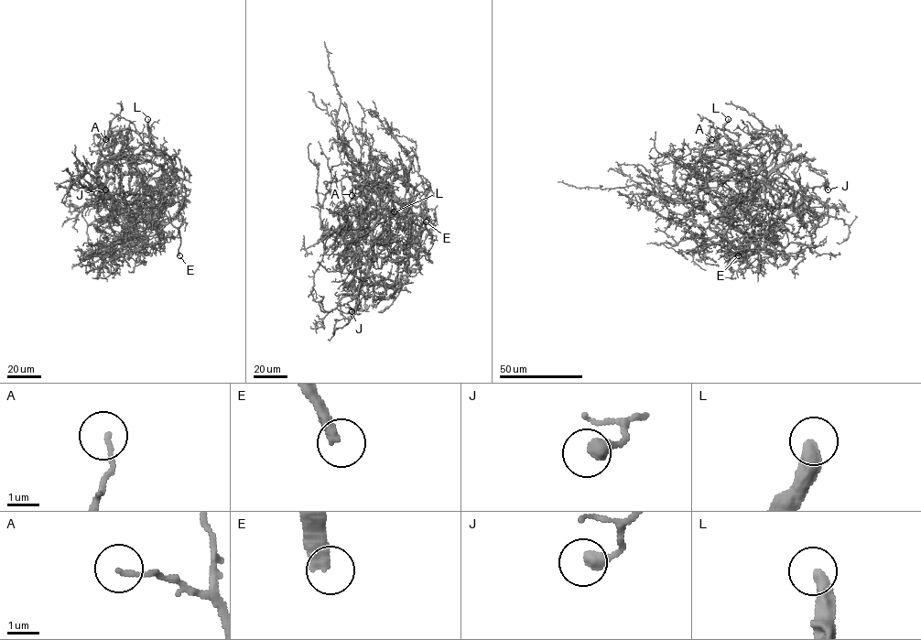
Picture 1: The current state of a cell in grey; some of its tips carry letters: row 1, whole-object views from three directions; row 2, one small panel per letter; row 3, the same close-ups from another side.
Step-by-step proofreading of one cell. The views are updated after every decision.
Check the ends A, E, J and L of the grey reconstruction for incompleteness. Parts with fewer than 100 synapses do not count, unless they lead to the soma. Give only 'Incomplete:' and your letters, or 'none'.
Incomplete: E

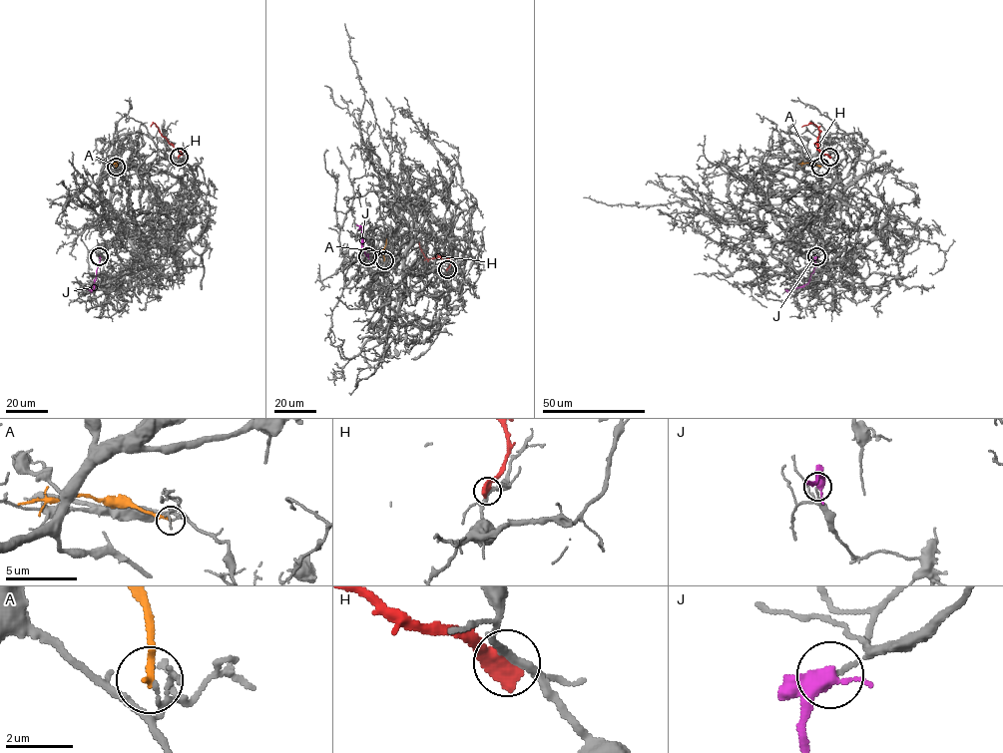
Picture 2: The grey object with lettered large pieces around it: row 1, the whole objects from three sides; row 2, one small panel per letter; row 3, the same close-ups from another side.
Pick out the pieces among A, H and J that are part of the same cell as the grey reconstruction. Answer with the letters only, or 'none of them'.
none of them

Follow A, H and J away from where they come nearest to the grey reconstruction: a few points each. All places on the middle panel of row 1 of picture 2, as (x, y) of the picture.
A: (383, 260), (386, 238)
H: (447, 269), (449, 260), (445, 256), (428, 259), (418, 241)
J: (367, 256), (362, 248), (361, 227), (356, 224)

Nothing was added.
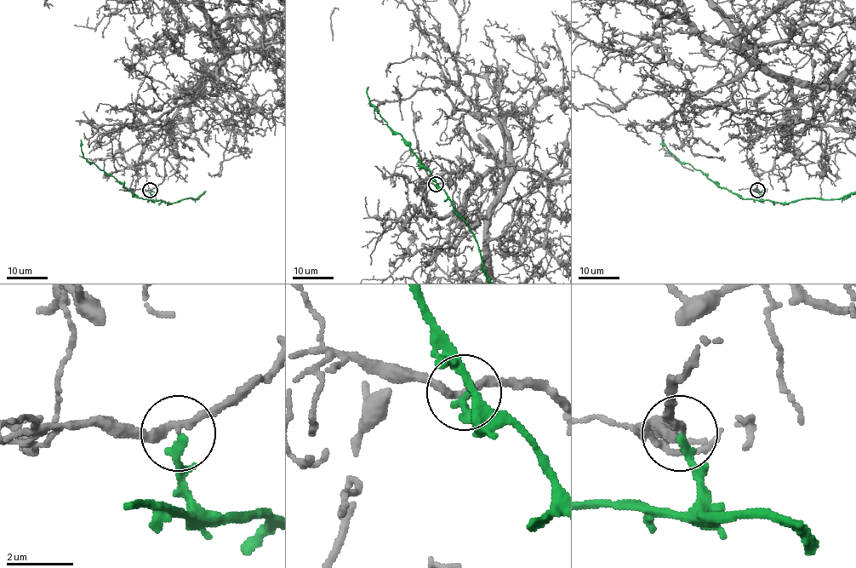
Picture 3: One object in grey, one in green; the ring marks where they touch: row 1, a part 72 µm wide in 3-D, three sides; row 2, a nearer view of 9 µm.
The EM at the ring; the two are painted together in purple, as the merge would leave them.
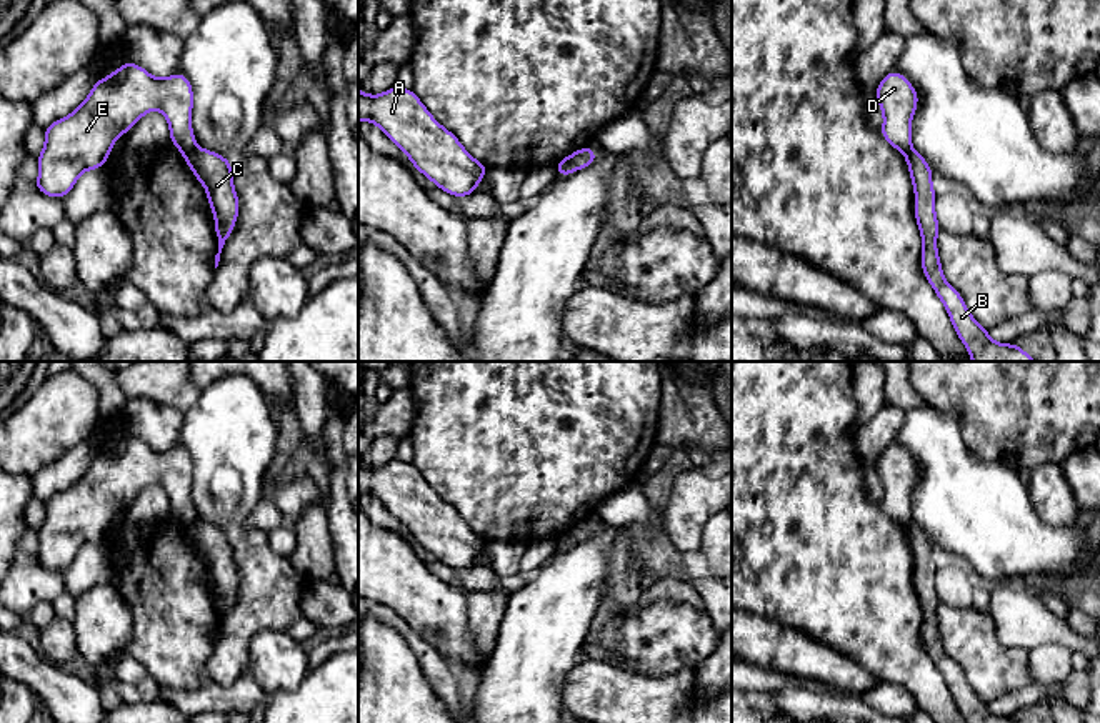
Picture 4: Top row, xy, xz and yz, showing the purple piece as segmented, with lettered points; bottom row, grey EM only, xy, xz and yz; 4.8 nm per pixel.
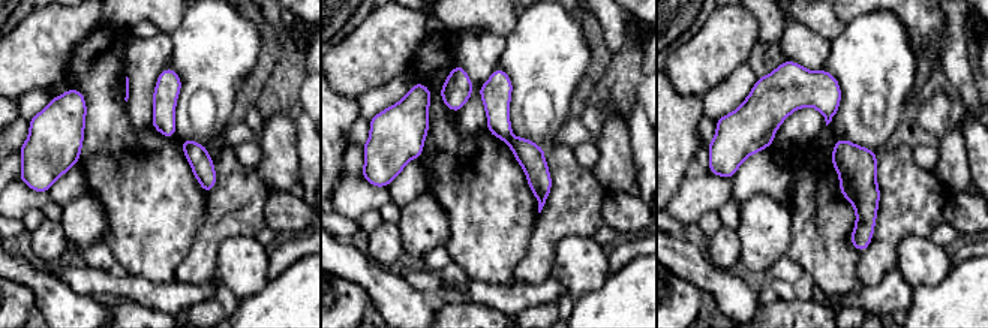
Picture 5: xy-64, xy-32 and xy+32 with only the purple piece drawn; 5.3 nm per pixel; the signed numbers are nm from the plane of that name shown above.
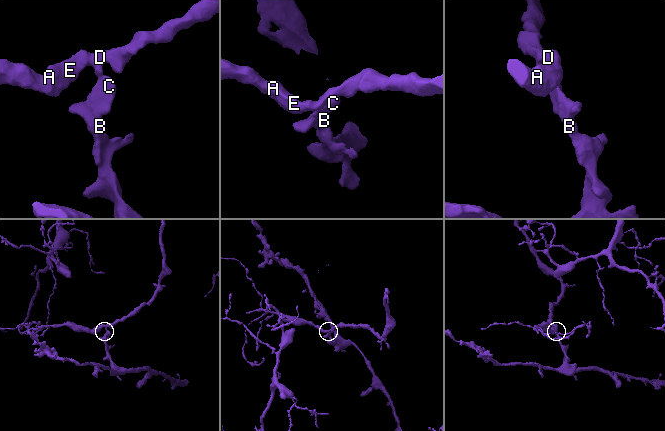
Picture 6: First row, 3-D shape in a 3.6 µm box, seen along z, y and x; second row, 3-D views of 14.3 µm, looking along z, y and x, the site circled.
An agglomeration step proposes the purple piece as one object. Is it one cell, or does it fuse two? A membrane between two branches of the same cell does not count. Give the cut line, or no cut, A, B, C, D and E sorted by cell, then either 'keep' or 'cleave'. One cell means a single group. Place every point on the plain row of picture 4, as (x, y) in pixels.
cut xy (195, 520), (184, 527); groups A D E / B C; cleave

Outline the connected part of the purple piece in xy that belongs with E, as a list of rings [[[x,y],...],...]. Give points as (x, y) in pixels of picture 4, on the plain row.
[[[125,435],[107,451],[97,453],[77,483],[43,501],[45,518],[37,530],[38,553],[33,560],[47,570],[63,571],[85,543],[103,540],[115,513],[152,483],[160,483],[165,488],[170,500],[170,515],[178,525],[190,525],[195,521],[195,508],[190,498],[192,481],[192,456],[182,445],[168,451],[155,451],[143,440]]]

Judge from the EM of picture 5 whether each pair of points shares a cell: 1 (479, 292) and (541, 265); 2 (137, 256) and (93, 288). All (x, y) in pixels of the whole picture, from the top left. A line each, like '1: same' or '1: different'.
1: different
2: different

